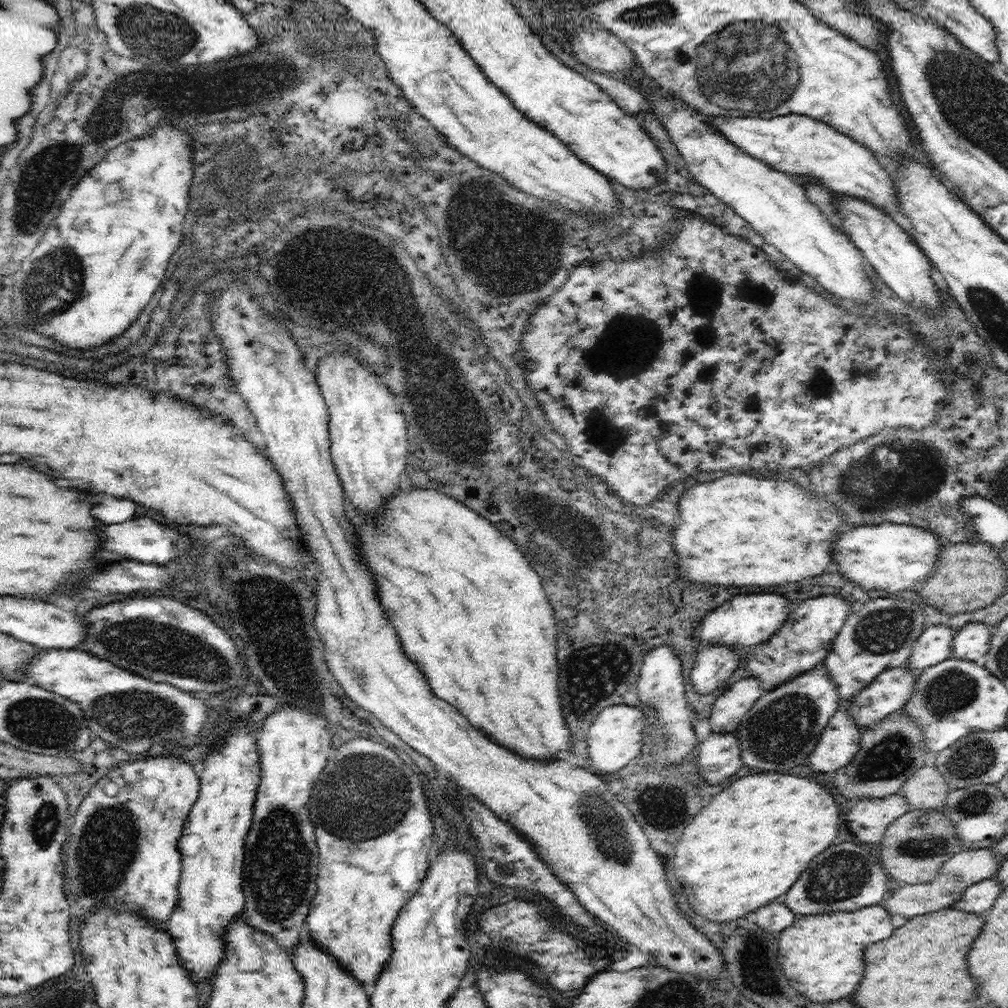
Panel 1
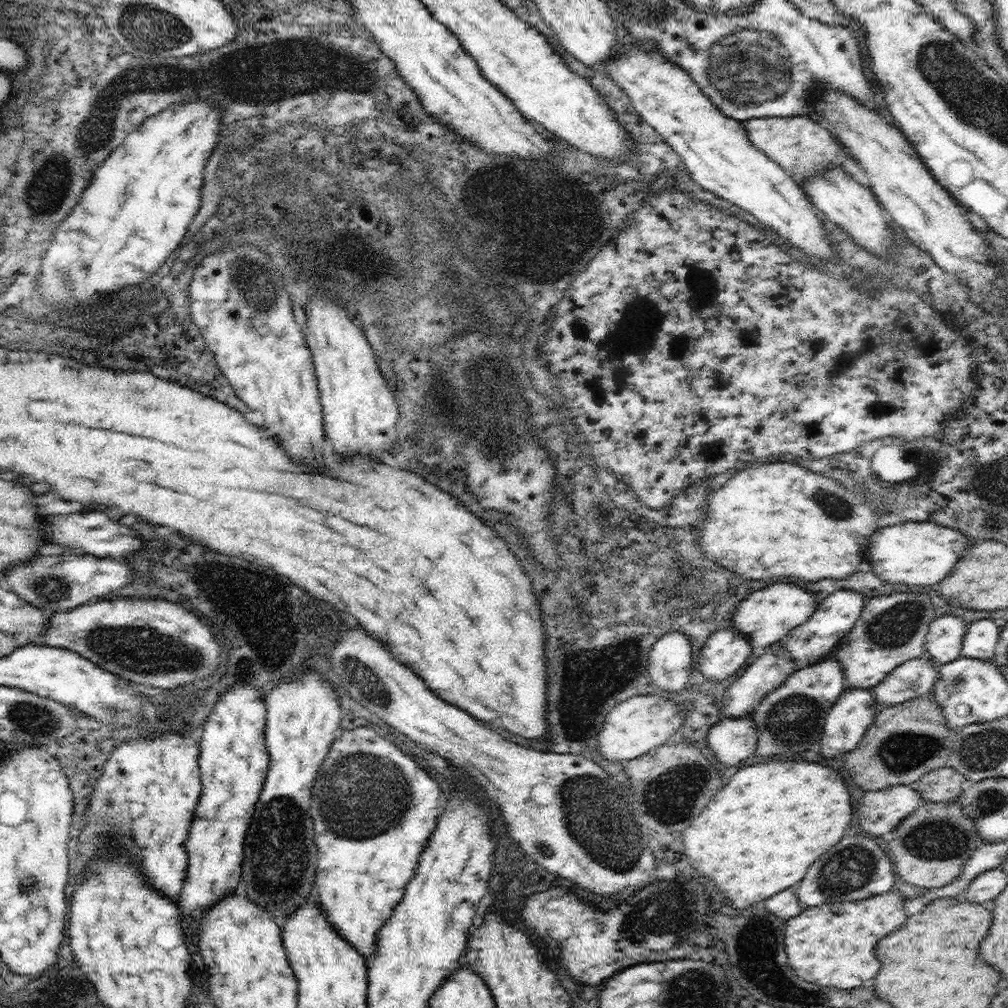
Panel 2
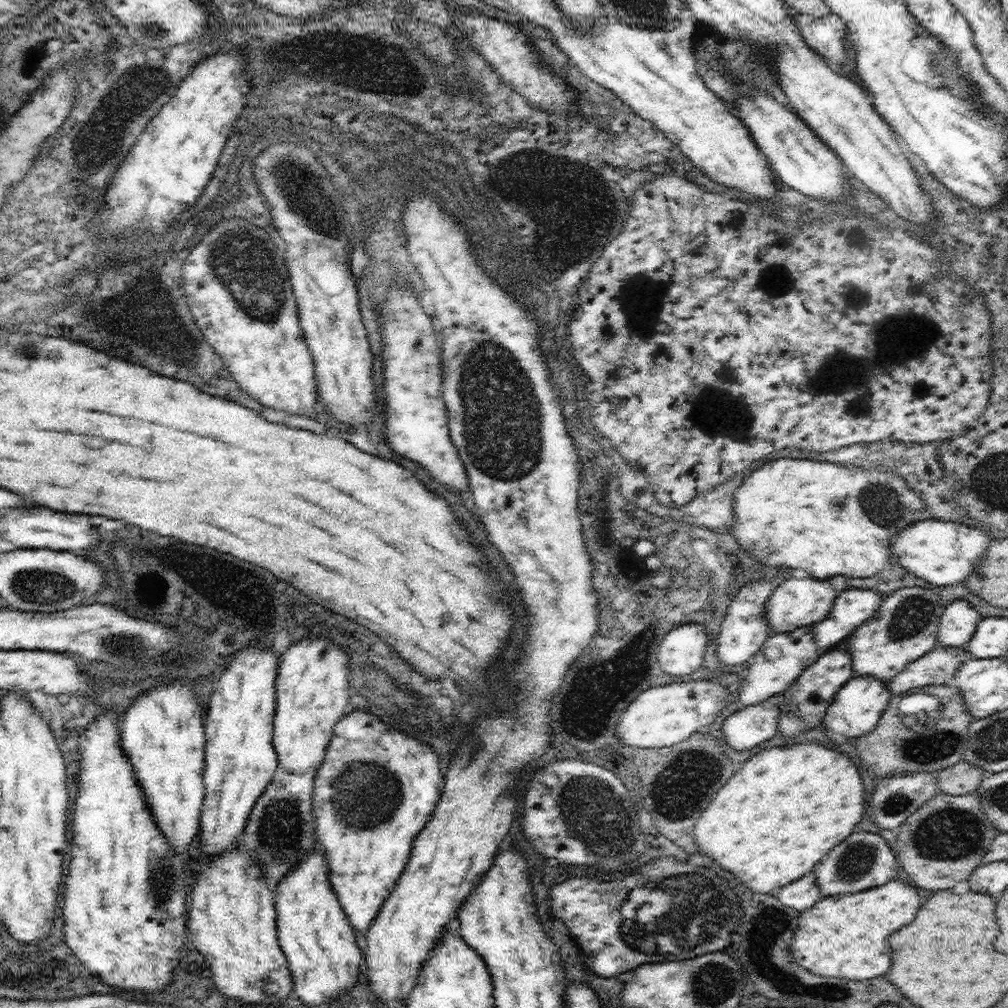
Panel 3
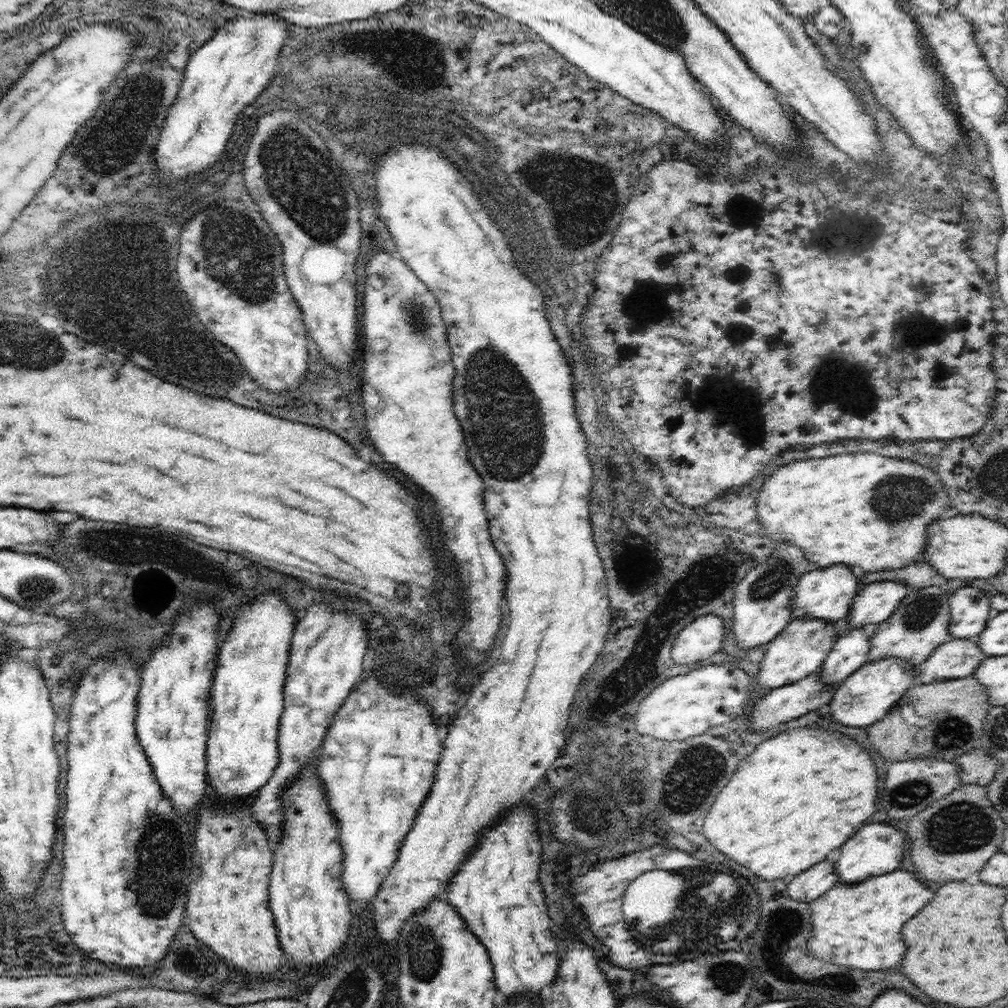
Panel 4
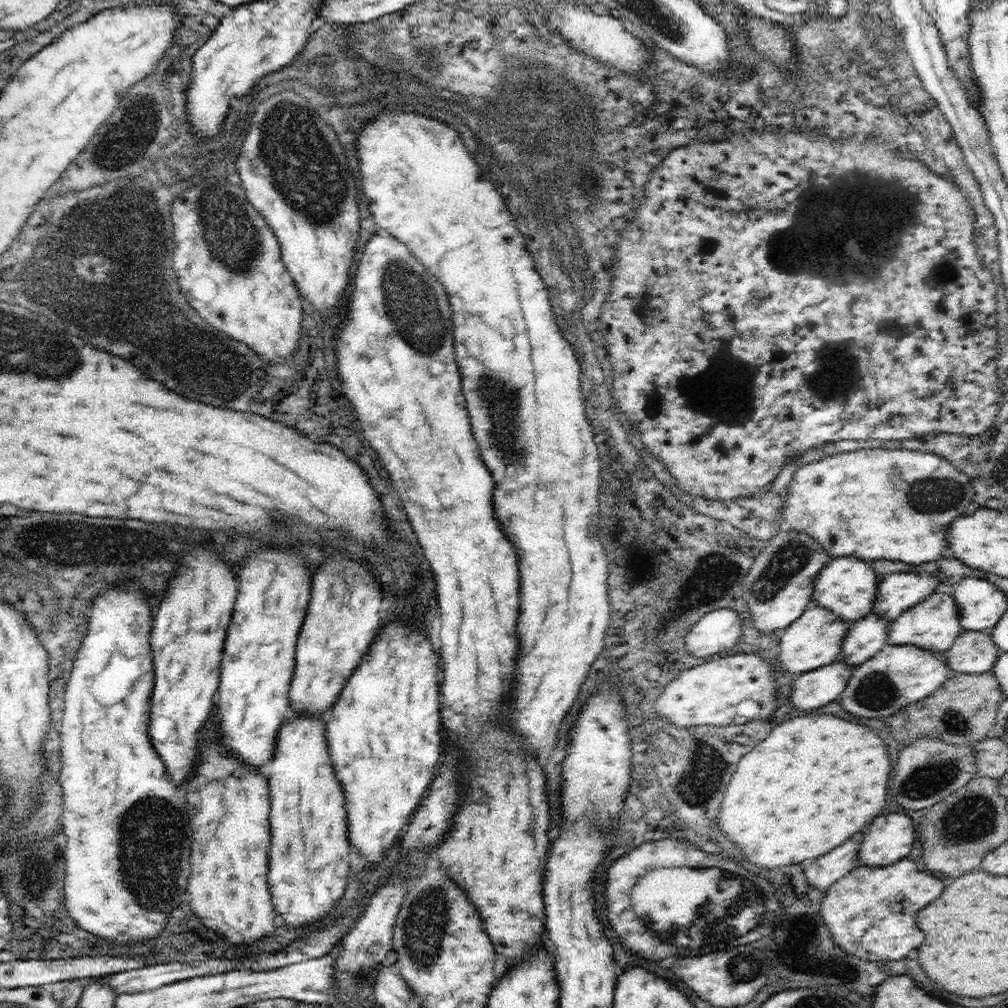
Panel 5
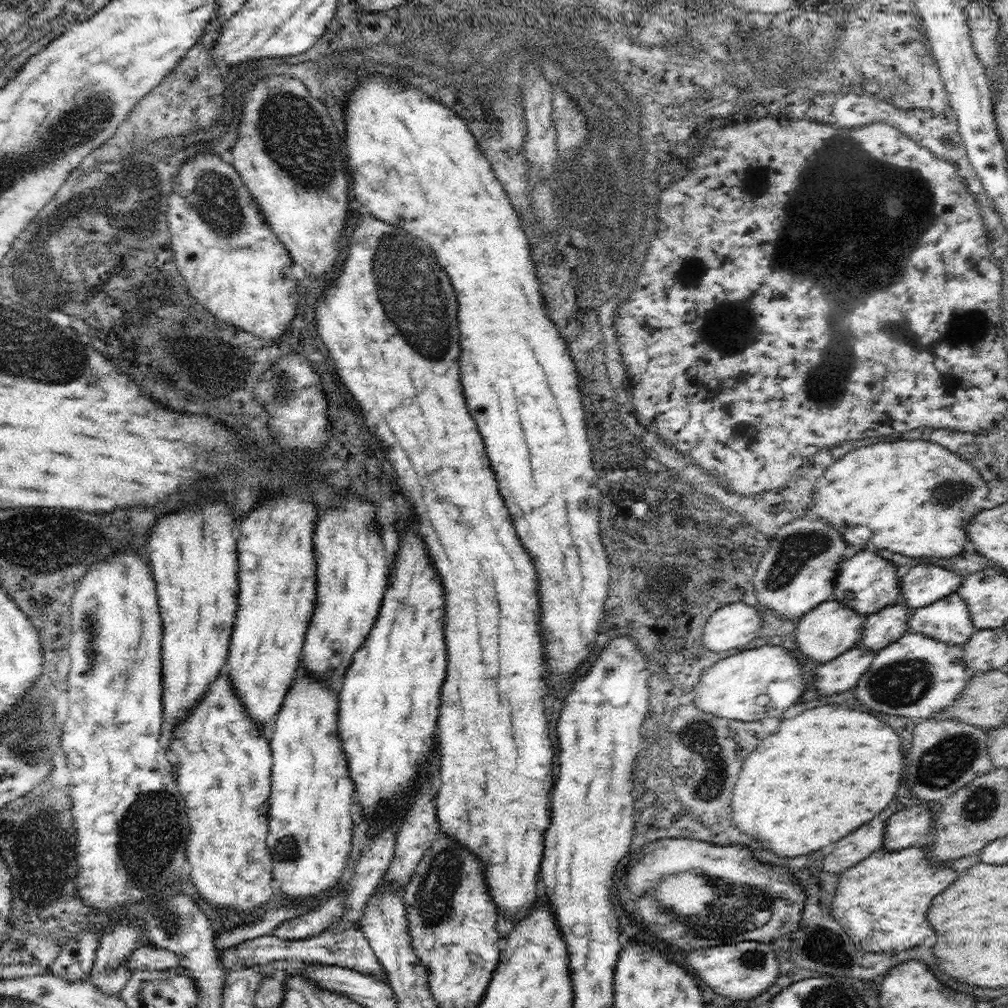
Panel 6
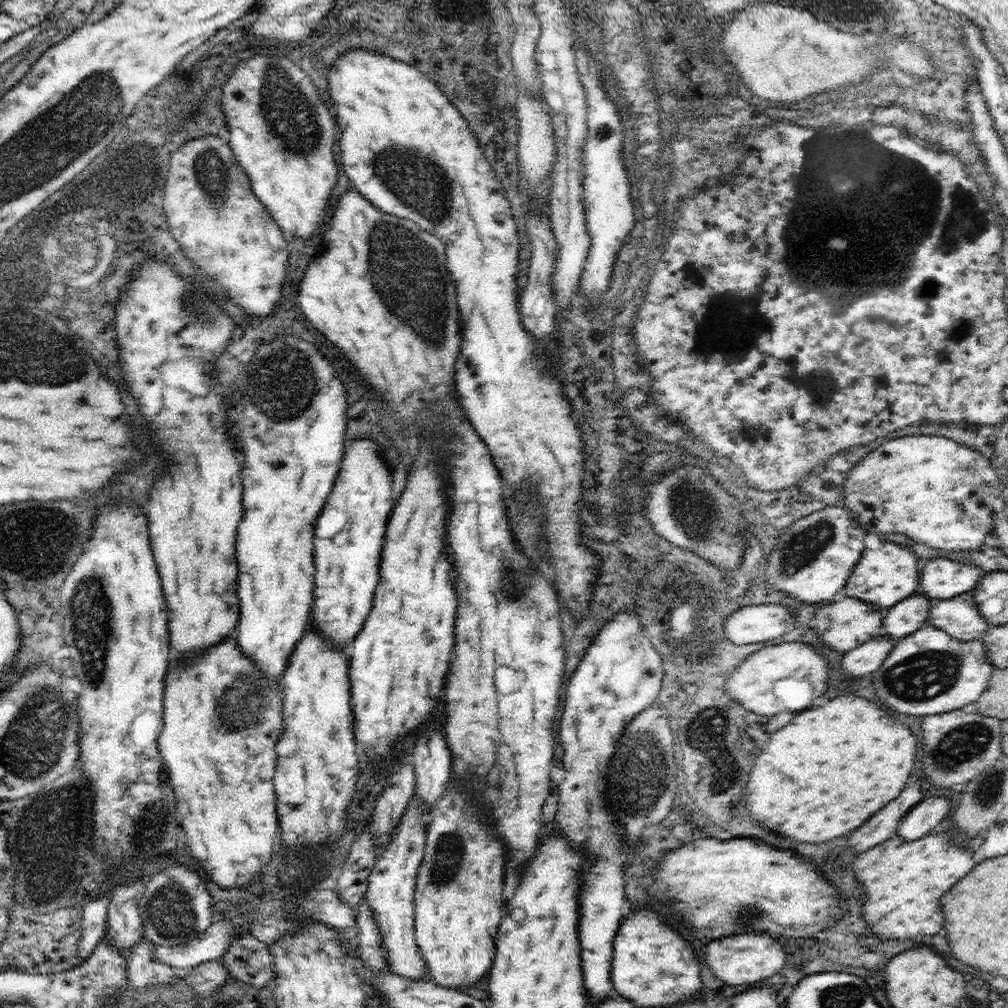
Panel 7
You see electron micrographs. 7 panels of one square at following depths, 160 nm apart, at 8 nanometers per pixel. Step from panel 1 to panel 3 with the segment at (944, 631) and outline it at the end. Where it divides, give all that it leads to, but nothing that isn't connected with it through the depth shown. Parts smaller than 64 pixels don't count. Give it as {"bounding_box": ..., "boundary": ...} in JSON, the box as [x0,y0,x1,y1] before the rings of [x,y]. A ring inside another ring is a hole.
{"bounding_box":[937,600,983,646],"boundary":[[[956,600],[952,602],[940,617],[937,642],[944,646],[968,646],[976,627],[983,618],[970,602]]]}

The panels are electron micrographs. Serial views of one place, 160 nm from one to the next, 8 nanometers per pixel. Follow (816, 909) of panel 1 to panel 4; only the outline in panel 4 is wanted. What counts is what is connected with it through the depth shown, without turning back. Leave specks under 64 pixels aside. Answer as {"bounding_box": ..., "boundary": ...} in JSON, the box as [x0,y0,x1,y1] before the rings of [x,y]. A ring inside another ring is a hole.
{"bounding_box":[834,823,908,883],"boundary":[[[886,823],[868,824],[862,826],[852,838],[841,846],[834,863],[835,874],[840,882],[856,883],[870,878],[872,875],[888,874],[907,865],[908,841],[906,835],[896,827]]]}

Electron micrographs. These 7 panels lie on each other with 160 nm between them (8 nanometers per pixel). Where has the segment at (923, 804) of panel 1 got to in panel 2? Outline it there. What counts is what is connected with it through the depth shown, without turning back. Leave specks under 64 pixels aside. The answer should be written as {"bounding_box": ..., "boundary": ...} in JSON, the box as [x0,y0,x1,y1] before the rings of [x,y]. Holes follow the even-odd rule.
{"bounding_box":[914,763,967,802],"boundary":[[[948,763],[942,768],[927,772],[914,787],[923,801],[951,802],[958,799],[967,784],[965,776]]]}

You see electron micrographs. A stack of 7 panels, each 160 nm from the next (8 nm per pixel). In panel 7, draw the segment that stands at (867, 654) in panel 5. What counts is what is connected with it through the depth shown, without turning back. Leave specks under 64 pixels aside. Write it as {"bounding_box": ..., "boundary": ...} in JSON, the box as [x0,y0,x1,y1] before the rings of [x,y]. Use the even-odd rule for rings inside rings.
{"bounding_box":[882,591,933,643],"boundary":[[[921,591],[895,604],[882,619],[882,631],[885,637],[897,643],[916,632],[928,622],[932,604],[933,601]]]}

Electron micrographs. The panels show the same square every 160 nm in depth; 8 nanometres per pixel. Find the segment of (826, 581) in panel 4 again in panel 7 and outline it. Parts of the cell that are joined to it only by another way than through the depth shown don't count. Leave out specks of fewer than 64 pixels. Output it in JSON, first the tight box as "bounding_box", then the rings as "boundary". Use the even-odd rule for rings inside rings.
{"bounding_box":[845,543,920,617],"boundary":[[[882,543],[878,550],[864,549],[845,584],[846,596],[875,606],[885,617],[890,608],[919,590],[920,566],[918,557],[908,547],[895,543]]]}

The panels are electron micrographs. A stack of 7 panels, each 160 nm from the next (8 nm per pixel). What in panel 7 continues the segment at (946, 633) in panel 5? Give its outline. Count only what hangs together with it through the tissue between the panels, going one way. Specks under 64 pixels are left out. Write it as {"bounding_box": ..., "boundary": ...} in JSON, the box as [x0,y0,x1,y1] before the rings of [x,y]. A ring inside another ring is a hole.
{"bounding_box":[928,591,989,641],"boundary":[[[973,591],[950,599],[937,599],[931,606],[928,622],[962,641],[982,639],[989,624],[976,606]]]}

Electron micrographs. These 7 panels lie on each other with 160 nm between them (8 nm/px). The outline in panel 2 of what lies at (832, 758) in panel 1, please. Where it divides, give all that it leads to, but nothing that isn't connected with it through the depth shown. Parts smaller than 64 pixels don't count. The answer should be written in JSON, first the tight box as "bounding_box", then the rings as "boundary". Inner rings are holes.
{"bounding_box":[820,686,877,758],"boundary":[[[846,686],[845,691],[838,697],[838,700],[832,705],[828,712],[821,733],[820,752],[824,758],[834,758],[842,756],[854,750],[860,741],[864,738],[865,732],[871,726],[877,713],[877,707],[871,689],[849,688]]]}

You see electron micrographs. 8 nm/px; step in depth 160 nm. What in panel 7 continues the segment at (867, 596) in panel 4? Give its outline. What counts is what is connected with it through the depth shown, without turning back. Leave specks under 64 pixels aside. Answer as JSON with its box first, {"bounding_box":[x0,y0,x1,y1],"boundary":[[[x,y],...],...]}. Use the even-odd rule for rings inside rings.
{"bounding_box":[919,558,983,600],"boundary":[[[947,558],[929,560],[920,567],[919,590],[930,600],[950,599],[974,590],[983,572],[972,565]]]}

